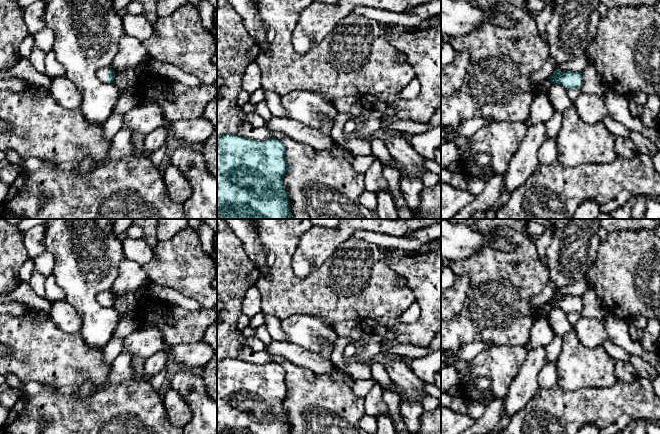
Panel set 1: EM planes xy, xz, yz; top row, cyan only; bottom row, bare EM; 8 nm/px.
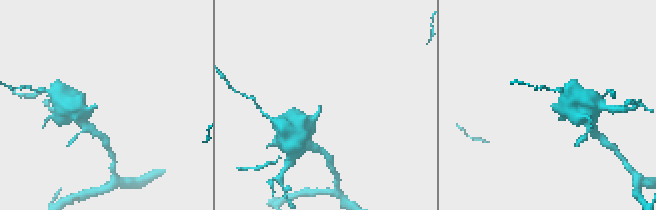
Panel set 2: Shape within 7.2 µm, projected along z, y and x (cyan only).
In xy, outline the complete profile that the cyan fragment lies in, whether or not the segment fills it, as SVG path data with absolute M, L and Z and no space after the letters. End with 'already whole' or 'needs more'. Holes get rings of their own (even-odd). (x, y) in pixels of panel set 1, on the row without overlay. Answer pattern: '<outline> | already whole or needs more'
M109 290L100 292L97 295L97 301L105 307L114 307L115 297Z | needs more

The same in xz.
M226 358L217 362L217 434L291 434L283 402L288 393L286 371L271 361L256 365Z | already whole

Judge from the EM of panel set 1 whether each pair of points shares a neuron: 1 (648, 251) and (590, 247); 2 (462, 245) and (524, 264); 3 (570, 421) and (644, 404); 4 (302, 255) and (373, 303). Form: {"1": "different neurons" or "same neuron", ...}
{"1": "different neurons", "2": "different neurons", "3": "same neuron", "4": "different neurons"}

